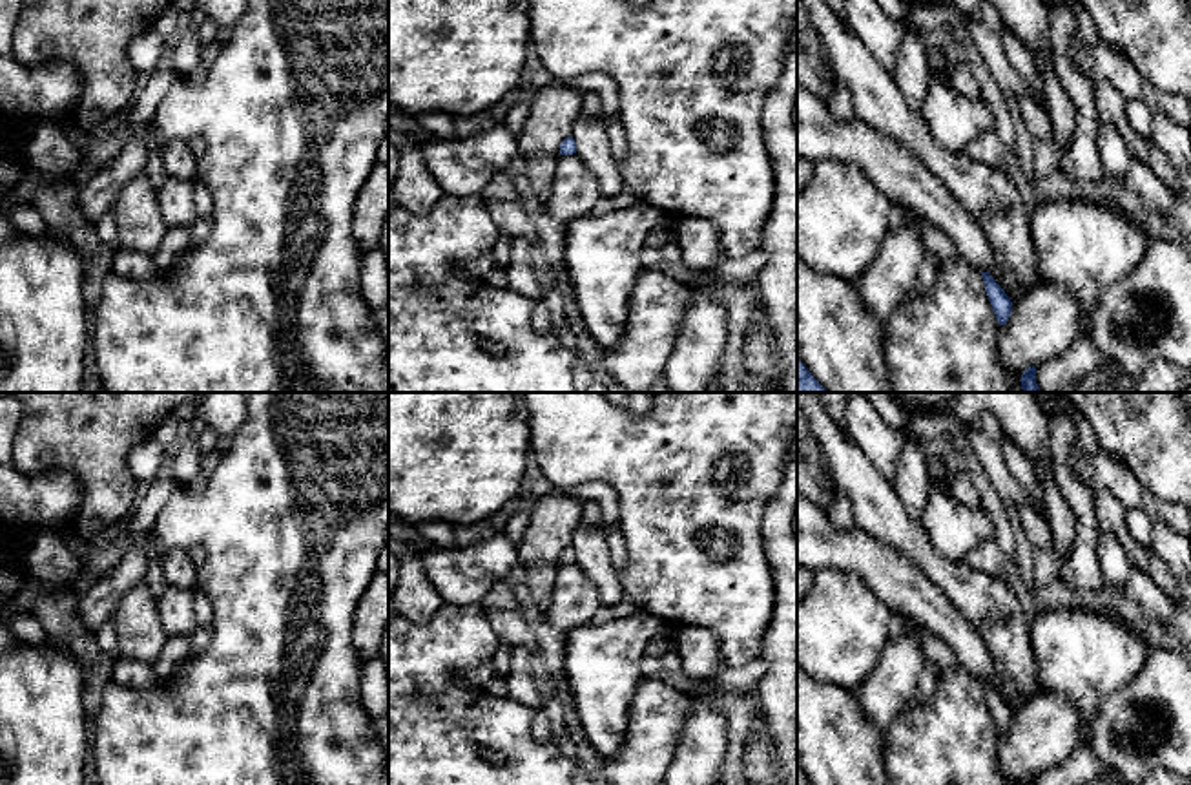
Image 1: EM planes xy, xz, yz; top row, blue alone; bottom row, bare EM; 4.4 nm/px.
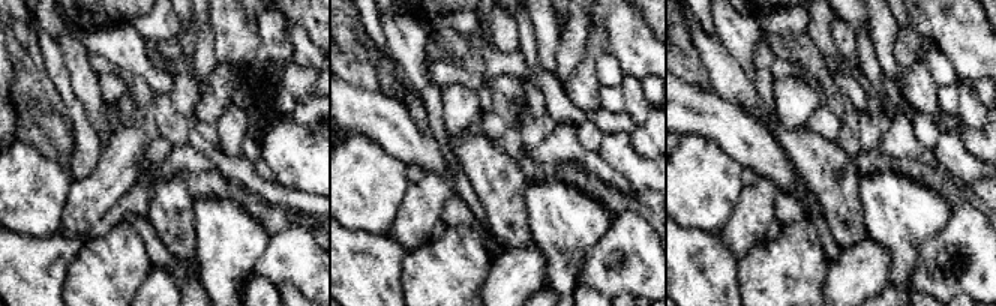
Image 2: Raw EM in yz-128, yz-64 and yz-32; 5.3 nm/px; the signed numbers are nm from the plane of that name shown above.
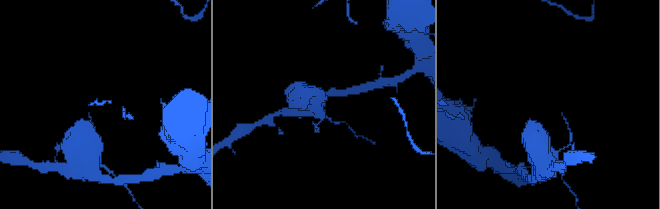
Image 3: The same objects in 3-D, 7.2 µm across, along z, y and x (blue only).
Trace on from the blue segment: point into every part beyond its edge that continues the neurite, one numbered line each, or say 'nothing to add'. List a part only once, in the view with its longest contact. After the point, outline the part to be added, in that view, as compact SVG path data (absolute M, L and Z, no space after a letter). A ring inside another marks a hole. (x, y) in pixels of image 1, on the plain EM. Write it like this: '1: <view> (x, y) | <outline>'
nothing to add

